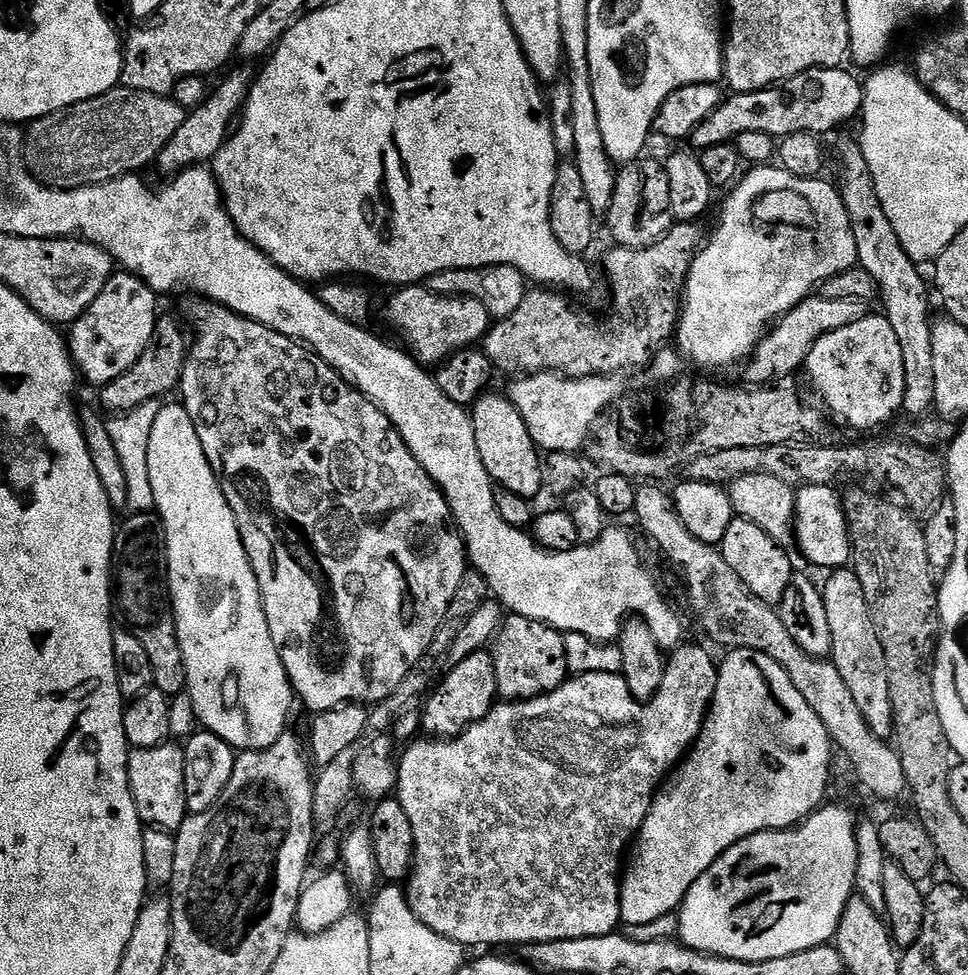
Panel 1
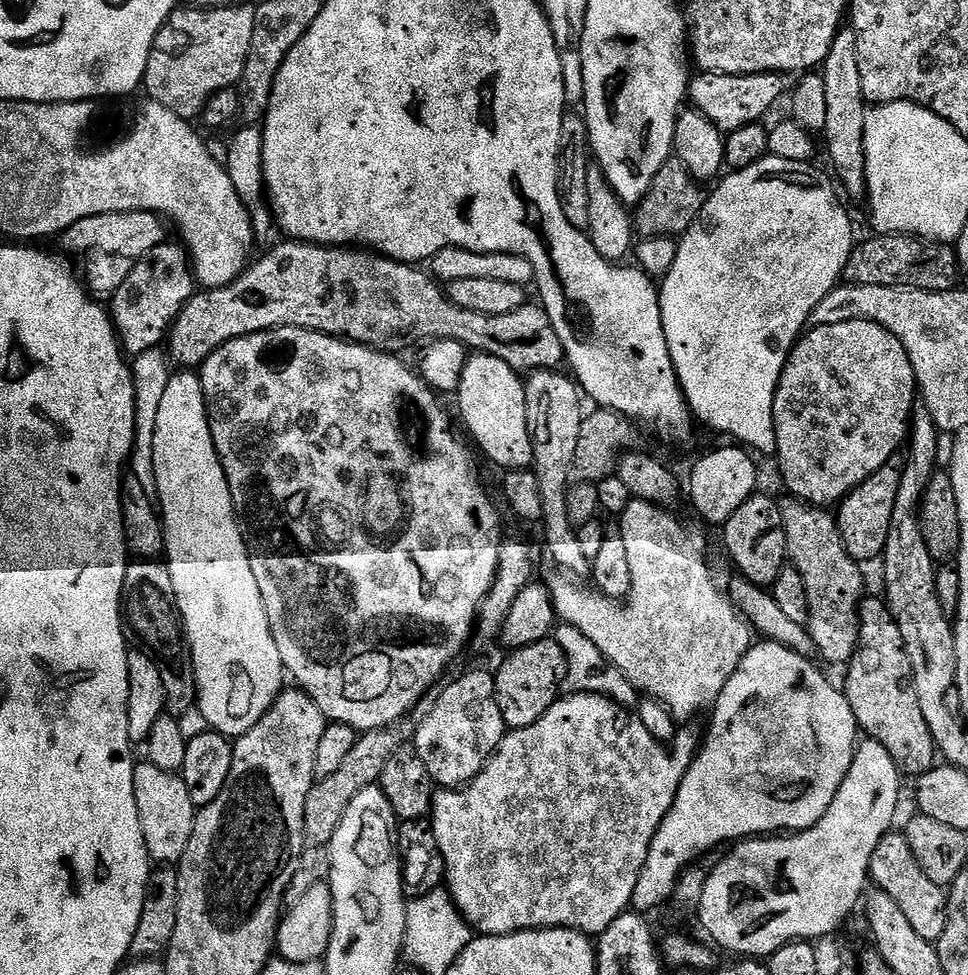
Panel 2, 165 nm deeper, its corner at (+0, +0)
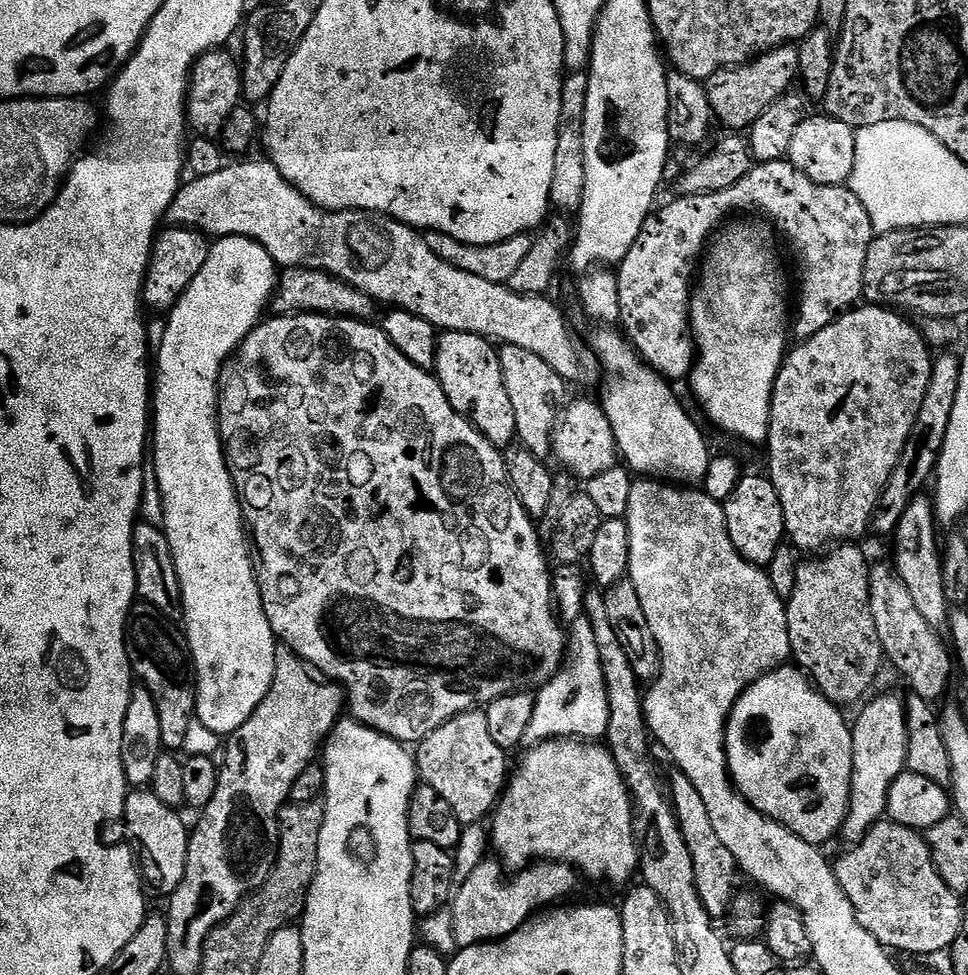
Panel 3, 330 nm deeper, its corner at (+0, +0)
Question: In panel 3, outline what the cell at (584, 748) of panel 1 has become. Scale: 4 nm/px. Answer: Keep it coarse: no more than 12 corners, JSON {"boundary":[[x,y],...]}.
{"boundary":[[603,743],[527,750],[490,817],[508,870],[627,885],[632,793]]}

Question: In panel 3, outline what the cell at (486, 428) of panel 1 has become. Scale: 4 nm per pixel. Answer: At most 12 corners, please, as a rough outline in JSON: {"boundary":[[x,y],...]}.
{"boundary":[[443,333],[434,375],[450,406],[503,450],[516,440],[500,353]]}

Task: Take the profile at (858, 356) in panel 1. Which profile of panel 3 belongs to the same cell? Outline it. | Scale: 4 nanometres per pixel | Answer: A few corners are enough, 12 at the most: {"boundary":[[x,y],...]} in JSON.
{"boundary":[[899,311],[785,355],[767,475],[791,547],[869,535],[930,386]]}

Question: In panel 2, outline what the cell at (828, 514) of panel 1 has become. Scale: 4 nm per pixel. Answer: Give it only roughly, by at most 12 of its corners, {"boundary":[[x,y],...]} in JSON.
{"boundary":[[903,459],[841,500],[848,557],[879,561],[892,534]]}

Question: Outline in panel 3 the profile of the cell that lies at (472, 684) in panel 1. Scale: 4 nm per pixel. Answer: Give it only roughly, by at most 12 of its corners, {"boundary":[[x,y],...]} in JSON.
{"boundary":[[483,710],[421,740],[419,779],[462,826],[491,817],[510,774]]}

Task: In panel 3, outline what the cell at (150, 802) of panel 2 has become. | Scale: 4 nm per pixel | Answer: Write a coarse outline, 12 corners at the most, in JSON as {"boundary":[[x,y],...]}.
{"boundary":[[151,790],[129,791],[122,825],[143,883],[171,897],[190,828]]}

